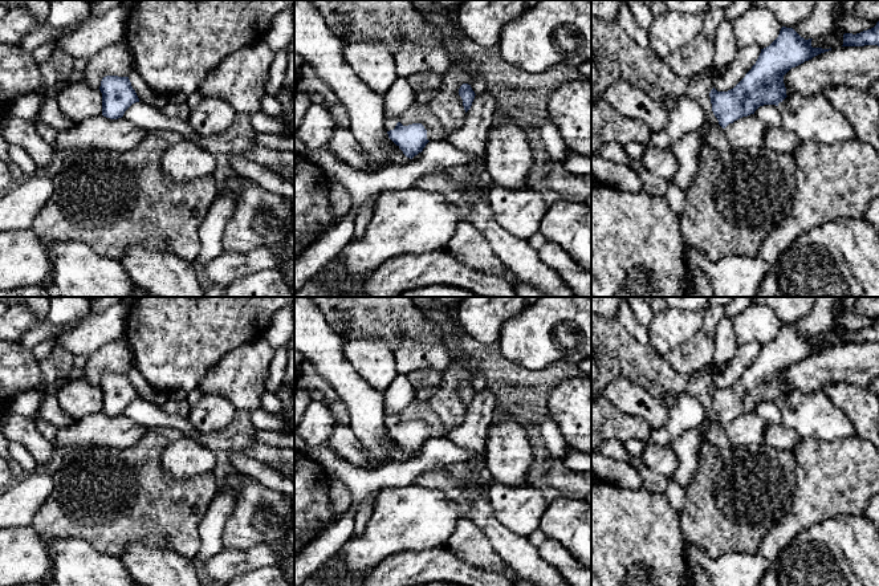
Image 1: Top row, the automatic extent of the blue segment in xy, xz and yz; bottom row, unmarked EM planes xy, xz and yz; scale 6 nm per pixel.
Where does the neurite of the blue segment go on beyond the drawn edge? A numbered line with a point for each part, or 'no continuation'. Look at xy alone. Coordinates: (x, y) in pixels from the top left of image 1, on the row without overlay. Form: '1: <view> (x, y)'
no continuation

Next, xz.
1: xz (390, 419)

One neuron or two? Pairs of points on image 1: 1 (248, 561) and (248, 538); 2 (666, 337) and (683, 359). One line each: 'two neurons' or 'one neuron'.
1: two neurons
2: two neurons

